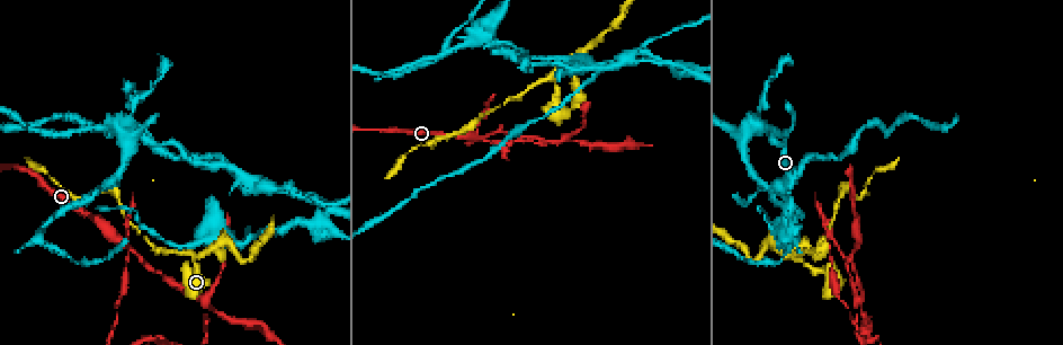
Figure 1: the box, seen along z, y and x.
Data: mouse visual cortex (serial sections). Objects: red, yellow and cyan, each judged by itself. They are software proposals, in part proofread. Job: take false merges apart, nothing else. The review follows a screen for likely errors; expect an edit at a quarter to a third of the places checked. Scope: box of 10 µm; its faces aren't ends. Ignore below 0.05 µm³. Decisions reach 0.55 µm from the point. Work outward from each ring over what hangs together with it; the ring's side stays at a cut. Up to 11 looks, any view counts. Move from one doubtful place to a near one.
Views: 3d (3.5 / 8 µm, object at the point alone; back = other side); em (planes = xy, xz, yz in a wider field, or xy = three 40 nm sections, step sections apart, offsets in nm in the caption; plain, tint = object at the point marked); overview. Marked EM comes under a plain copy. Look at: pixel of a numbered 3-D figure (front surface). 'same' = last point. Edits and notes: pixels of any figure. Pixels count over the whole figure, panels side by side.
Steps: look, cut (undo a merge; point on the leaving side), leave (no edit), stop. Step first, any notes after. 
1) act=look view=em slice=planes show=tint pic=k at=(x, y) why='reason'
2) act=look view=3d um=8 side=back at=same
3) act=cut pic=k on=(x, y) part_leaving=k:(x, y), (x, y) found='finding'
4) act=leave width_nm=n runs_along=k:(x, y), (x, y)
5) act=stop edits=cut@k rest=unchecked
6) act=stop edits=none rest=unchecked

act=look view=3d um=3.5 pic=1 at=(554, 79) why='abrupt turn'

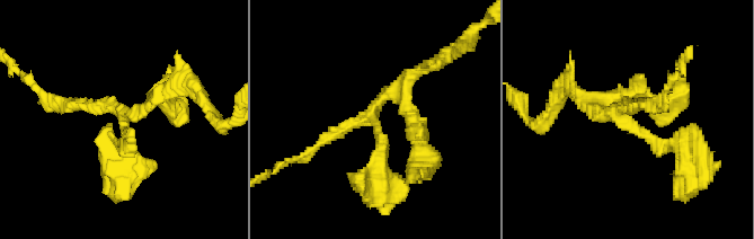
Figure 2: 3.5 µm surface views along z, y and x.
act=look view=em slice=planes show=tint pic=2 at=(375, 123) arms=4 arm_widths_nm=150,150,200,200

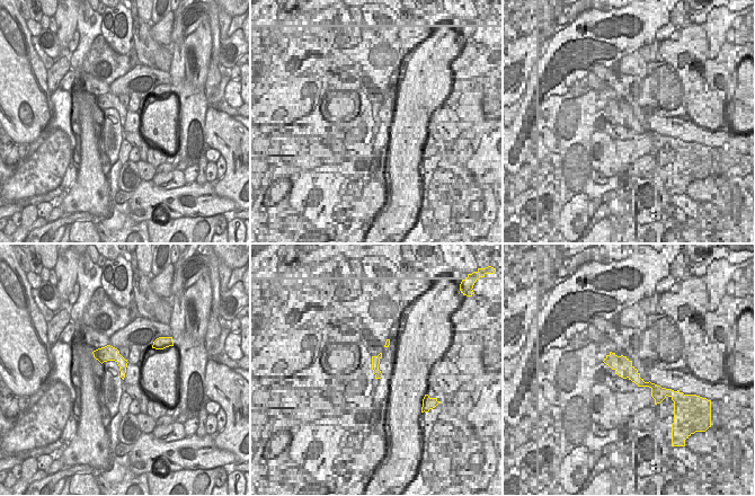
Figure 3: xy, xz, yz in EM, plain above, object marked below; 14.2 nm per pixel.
act=leave runs_along=2:(685, 157), (578, 94) found='all the same cell'

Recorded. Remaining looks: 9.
act=look view=3d um=3.5 pic=1 at=(758, 258) why='sharp bend'

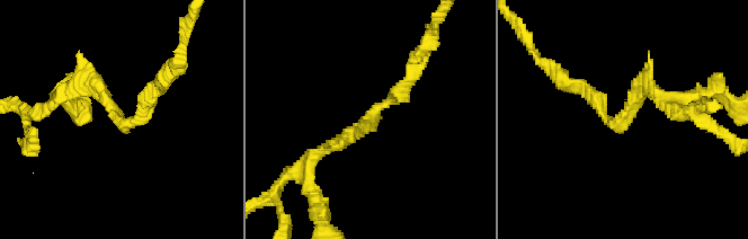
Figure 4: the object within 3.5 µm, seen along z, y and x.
act=look view=em slice=xy step=1 show=tint pic=4 at=(119, 117)

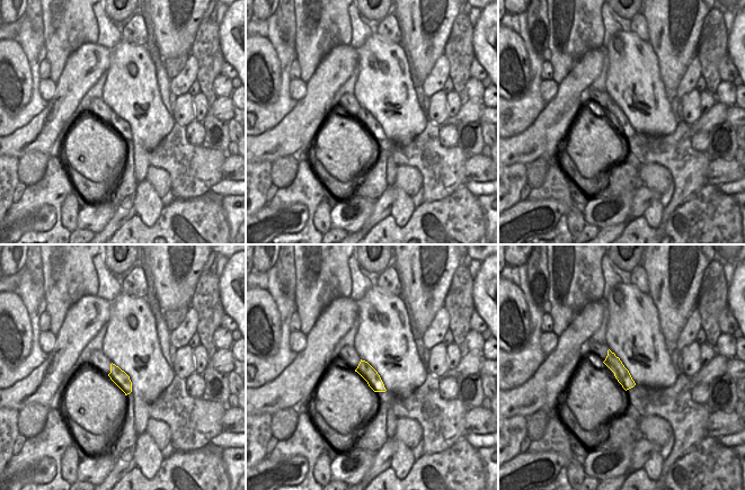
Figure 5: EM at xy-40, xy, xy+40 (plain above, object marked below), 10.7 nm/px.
act=leave width_nm=150 runs_along=4:(322, 150), (357, 133), (412, 74) found='continuous, no second cell'

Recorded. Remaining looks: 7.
act=look view=3d um=3.5 pic=1 at=(116, 189) why='abrupt turn'

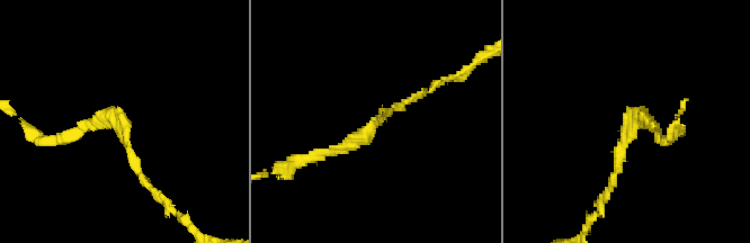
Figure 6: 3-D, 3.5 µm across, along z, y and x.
act=look view=em slice=xy step=1 show=tint pic=6 at=(634, 122) arm_widths_nm=100,150

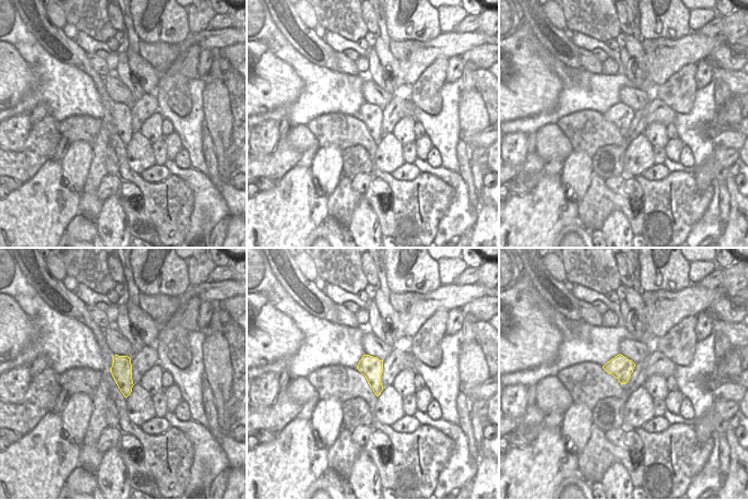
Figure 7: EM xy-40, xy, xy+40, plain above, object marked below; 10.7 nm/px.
act=leave runs_along=6:(403, 104), (351, 144), (310, 159) found='one cell here'

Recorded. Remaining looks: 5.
act=look view=3d um=3.5 pic=1 at=(561, 140) why='abrupt turn'

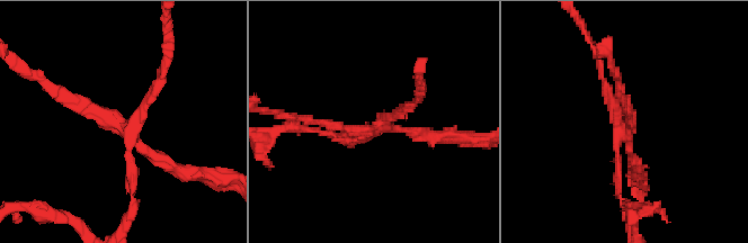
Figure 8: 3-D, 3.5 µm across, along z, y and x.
act=look view=em slice=xy step=2 show=tint pic=8 at=(126, 125) why='shape alone is not enough'

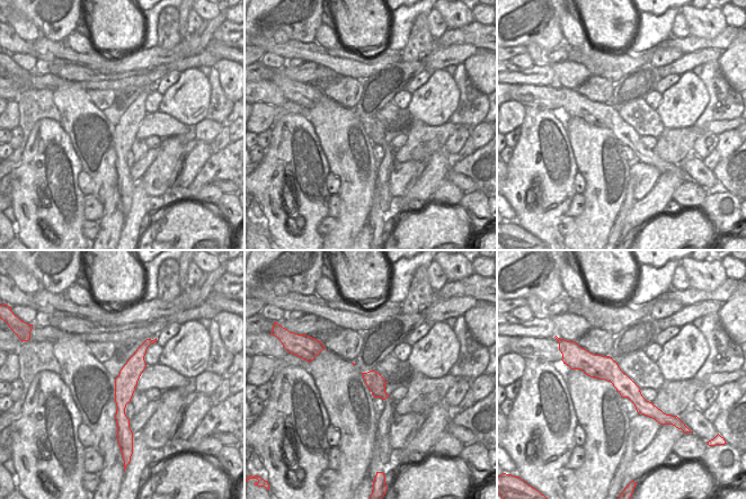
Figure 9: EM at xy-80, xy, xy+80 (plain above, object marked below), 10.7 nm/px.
act=look view=em slice=xy step=5 show=tint at=same

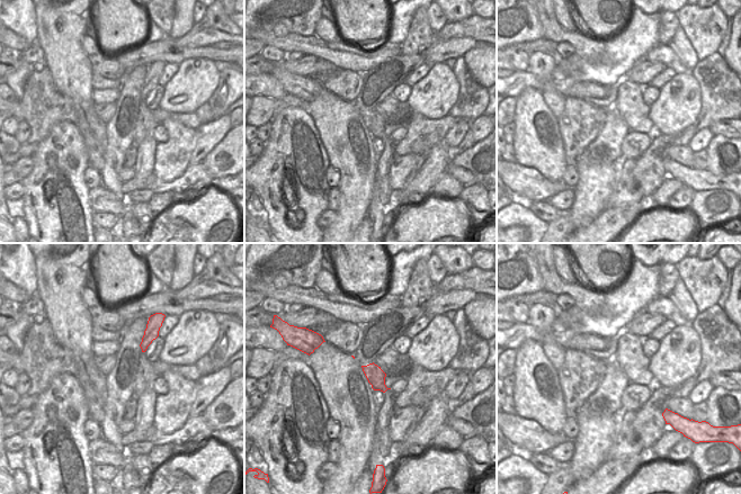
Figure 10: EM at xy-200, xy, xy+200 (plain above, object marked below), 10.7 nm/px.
act=cut pic=8 on=(131, 183) width_nm=190 part_leaving=8:(128, 127), (160, 79), (167, 34) found='two cells meet here'

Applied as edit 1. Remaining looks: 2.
act=stop edits=cut@8 rest=unchecked

